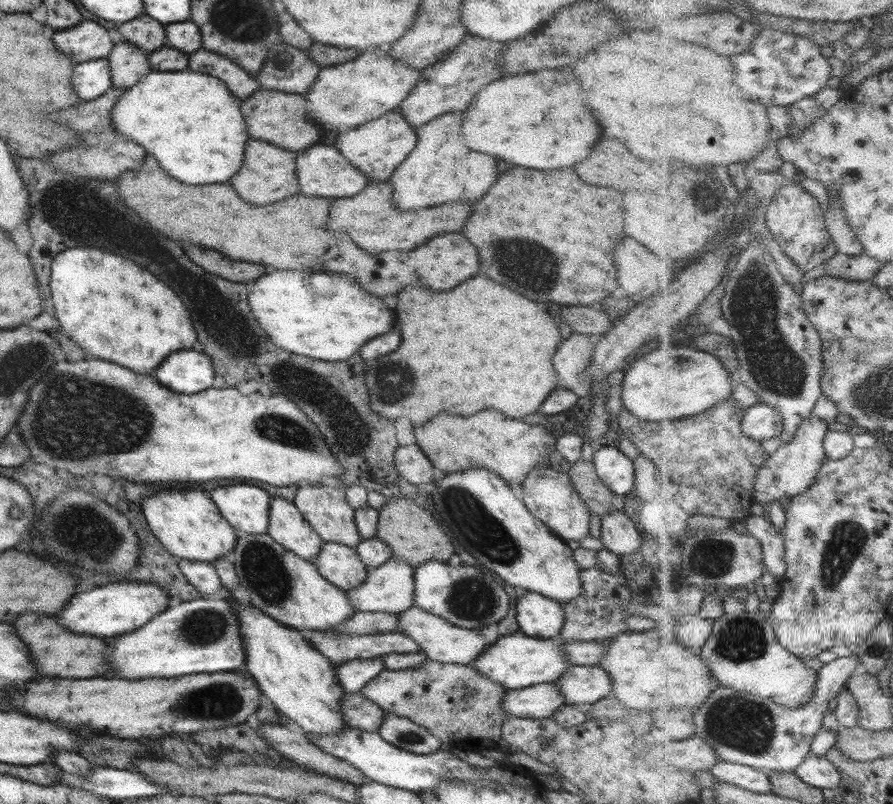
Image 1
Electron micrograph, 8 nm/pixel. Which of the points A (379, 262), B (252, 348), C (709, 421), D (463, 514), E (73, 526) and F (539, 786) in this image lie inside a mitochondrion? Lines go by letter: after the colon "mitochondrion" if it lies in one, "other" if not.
A: other
B: other
C: other
D: mitochondrion
E: mitochondrion
F: other

